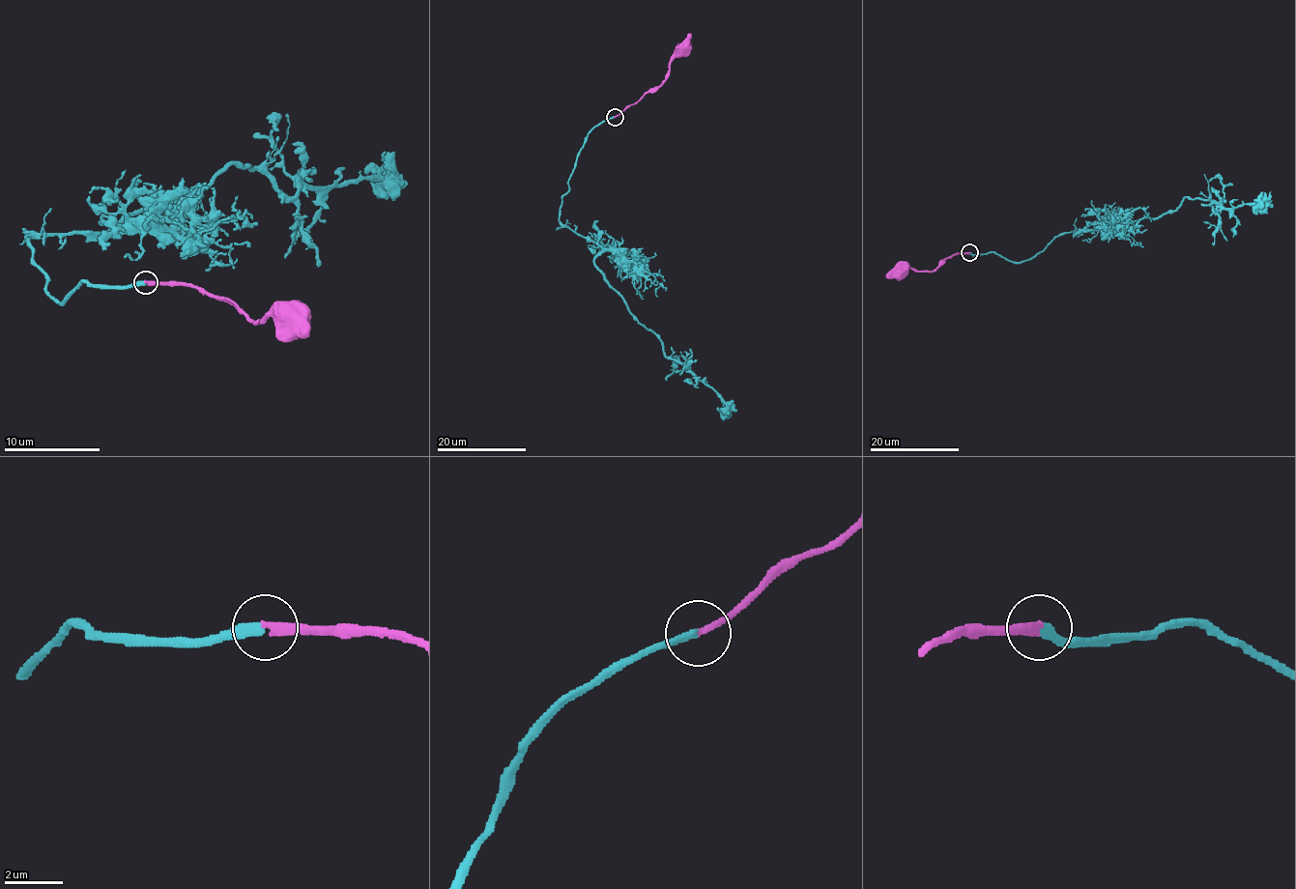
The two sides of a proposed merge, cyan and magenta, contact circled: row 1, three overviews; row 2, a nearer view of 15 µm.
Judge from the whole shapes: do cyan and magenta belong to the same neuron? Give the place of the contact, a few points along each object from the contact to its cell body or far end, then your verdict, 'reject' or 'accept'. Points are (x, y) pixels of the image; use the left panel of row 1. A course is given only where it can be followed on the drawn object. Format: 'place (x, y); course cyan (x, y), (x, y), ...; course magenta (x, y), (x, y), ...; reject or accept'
place (146, 282); course cyan (146, 283), (58, 302), (26, 238), (115, 233), (230, 163), (292, 197), (386, 151); course magenta (146, 283), (191, 283), (214, 298), (230, 300), (249, 319), (261, 321), (271, 314), (290, 314); accept

